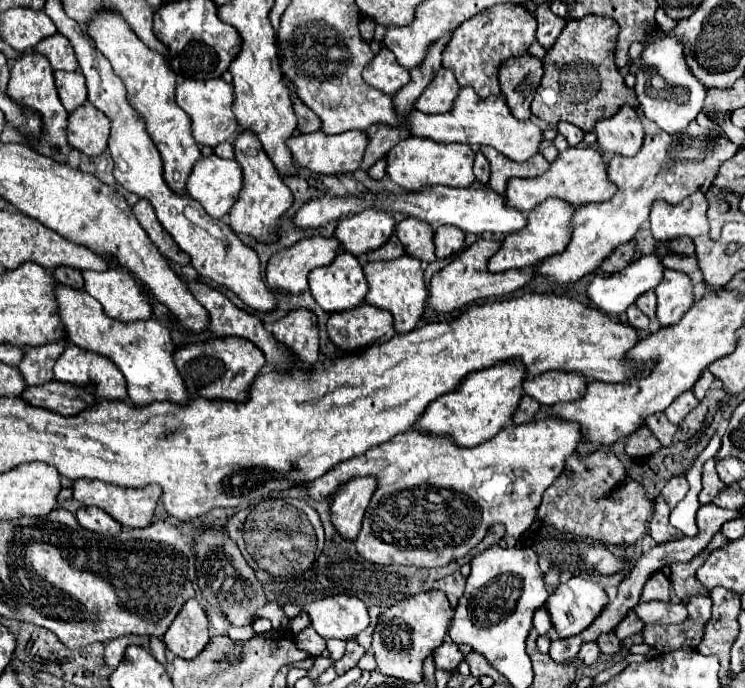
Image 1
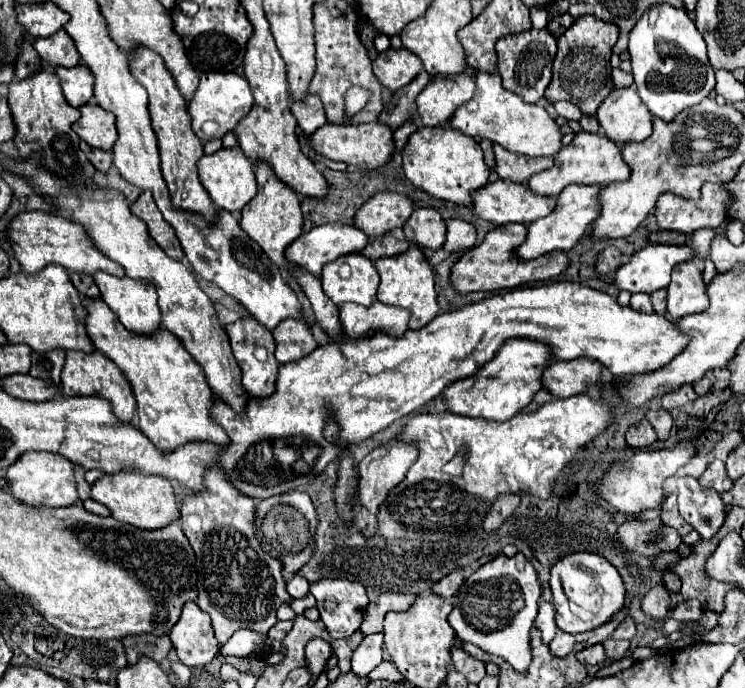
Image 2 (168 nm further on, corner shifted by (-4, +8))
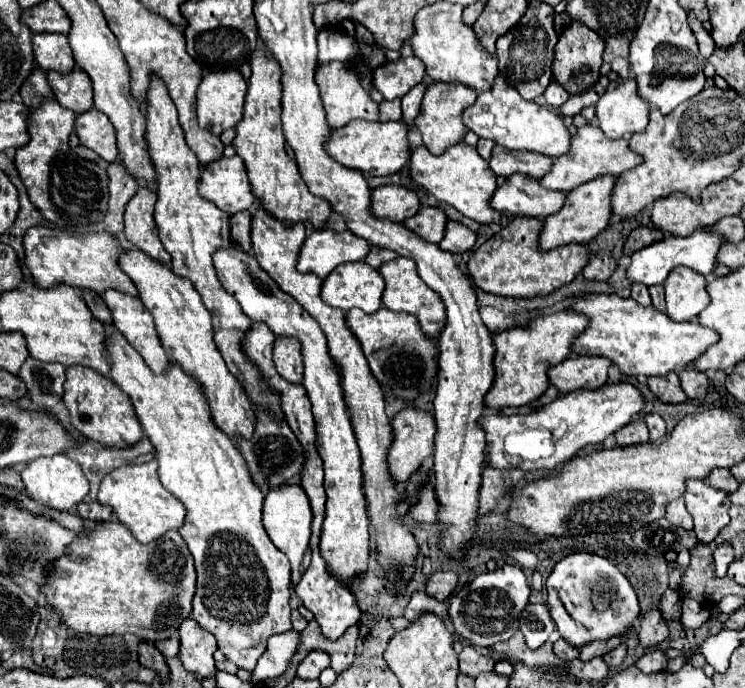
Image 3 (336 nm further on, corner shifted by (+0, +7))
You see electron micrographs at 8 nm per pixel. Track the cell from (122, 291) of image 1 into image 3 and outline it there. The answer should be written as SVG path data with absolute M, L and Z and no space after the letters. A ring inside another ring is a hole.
M107 289L103 293L103 299L113 313L113 325L139 351L149 369L157 375L163 375L169 369L171 359L161 347L153 315L145 309L145 305L139 299L121 291Z

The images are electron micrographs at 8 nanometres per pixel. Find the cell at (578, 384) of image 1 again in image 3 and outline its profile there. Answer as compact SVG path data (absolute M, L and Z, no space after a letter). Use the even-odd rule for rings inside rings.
M569 355L565 361L549 369L549 379L561 393L575 389L597 389L607 383L609 365L611 361L607 357Z

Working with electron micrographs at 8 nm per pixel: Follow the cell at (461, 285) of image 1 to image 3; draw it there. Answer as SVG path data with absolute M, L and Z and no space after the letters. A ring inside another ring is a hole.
M513 217L501 233L493 235L469 259L469 275L479 289L501 297L537 297L549 295L559 287L571 283L579 271L587 265L591 253L587 245L567 245L567 257L561 247L541 251L539 235L543 229L543 219L537 217Z

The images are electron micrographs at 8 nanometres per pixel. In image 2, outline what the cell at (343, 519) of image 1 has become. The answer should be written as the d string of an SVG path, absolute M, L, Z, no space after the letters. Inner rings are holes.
M389 440L387 444L377 446L371 454L367 454L359 462L359 466L357 466L357 472L359 472L359 478L357 478L357 496L359 496L359 502L367 508L369 514L377 512L379 504L387 498L389 490L393 486L397 486L405 478L409 466L415 460L417 460L417 448L413 448L413 444L401 444L397 440L395 442Z

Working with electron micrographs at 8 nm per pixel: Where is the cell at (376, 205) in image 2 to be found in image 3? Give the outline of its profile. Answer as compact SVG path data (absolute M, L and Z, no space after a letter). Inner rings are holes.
M383 185L373 189L373 215L387 217L391 221L403 223L407 217L413 217L419 211L417 195L401 185Z

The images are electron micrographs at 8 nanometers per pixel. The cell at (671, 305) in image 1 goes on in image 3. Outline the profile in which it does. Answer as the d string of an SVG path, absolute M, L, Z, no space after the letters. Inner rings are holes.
M677 267L665 279L667 315L673 321L693 321L707 305L709 293L705 291L705 277L689 267Z

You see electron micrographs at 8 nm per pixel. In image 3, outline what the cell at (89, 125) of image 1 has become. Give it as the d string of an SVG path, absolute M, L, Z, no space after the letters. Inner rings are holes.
M89 109L81 113L75 119L75 133L79 135L79 141L93 149L101 159L107 163L113 163L117 157L117 145L115 145L115 129L105 113L99 109Z

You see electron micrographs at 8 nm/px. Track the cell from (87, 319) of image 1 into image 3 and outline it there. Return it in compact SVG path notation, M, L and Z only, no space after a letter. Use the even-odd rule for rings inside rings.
M115 331L111 339L107 339L107 353L113 367L111 379L131 397L143 431L157 451L159 477L163 487L171 491L187 509L187 517L179 533L185 539L197 569L197 593L193 599L191 617L199 623L199 627L215 635L219 651L223 651L229 661L233 661L237 667L253 671L257 659L267 649L267 639L275 633L293 629L289 619L291 565L289 559L275 549L263 529L261 507L265 495L253 483L247 463L239 449L235 449L233 441L223 431L215 429L203 389L191 375L187 377L187 373L175 363L165 375L153 375L143 357L127 343L127 339L119 331Z

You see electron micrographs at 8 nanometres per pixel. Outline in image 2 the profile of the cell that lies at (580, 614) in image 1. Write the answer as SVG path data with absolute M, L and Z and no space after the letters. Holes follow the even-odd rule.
M589 552L569 554L551 568L551 592L557 626L569 634L593 630L625 606L625 586L619 572L603 556Z

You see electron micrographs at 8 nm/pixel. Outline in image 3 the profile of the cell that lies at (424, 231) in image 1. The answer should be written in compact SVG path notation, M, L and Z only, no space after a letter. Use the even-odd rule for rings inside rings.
M425 207L417 211L413 217L405 219L405 227L417 233L419 237L425 237L429 243L439 243L445 235L445 223L447 215L439 207Z

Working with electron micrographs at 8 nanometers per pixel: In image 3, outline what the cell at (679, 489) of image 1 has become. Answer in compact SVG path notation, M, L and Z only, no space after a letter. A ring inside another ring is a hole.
M689 479L685 505L695 521L695 533L701 543L709 543L729 523L729 495L711 487L707 481Z

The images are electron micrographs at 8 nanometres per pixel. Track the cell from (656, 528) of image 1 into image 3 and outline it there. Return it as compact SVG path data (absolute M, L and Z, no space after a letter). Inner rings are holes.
M679 497L679 499L675 499L675 501L671 501L671 503L667 505L665 517L667 517L673 525L677 525L677 527L681 527L681 529L693 529L693 519L689 517L689 511L685 509L683 497Z

